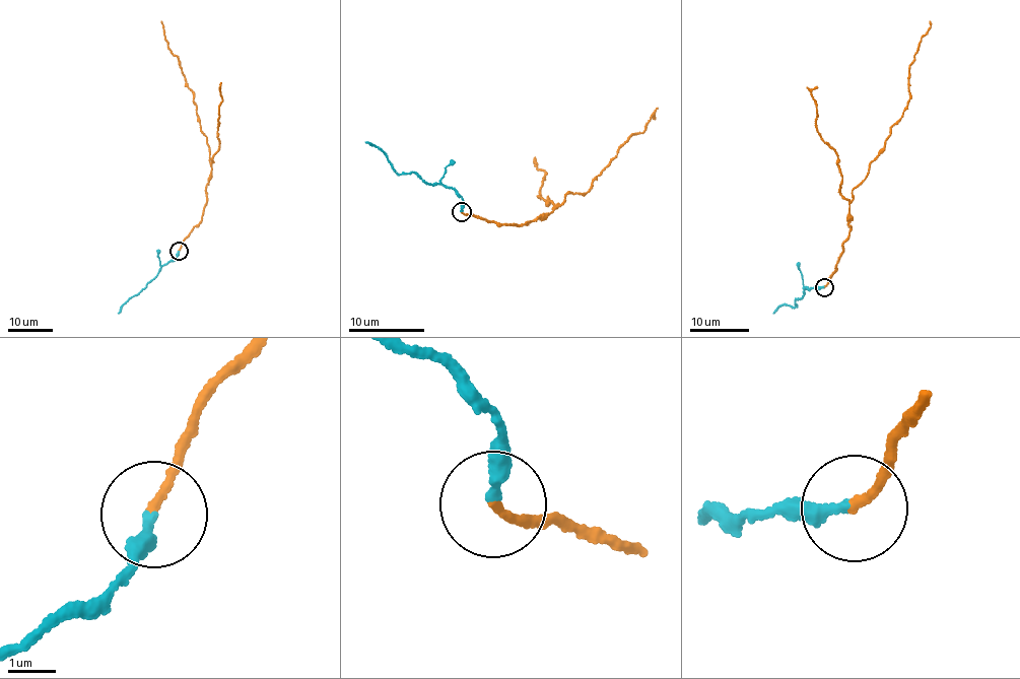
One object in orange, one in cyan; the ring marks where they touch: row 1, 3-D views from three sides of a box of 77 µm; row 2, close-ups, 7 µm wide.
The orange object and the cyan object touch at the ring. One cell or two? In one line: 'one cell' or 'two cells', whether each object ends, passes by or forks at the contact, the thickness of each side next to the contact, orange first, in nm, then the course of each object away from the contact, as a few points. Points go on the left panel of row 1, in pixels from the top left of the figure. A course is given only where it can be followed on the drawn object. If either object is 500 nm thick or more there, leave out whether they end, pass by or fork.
one cell; orange ends there; cyan ends there; 180 nm thick on the orange side, 260 nm on the other; orange runs (179, 251), (186, 236), (201, 220), (212, 163), (194, 96), (179, 59), (171, 51), (161, 20); cyan runs (179, 251), (118, 314)

